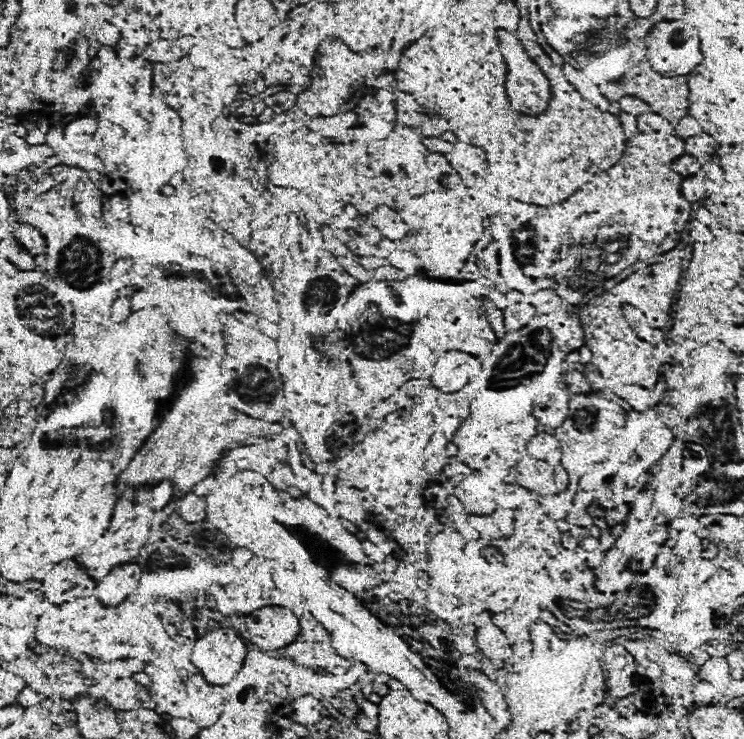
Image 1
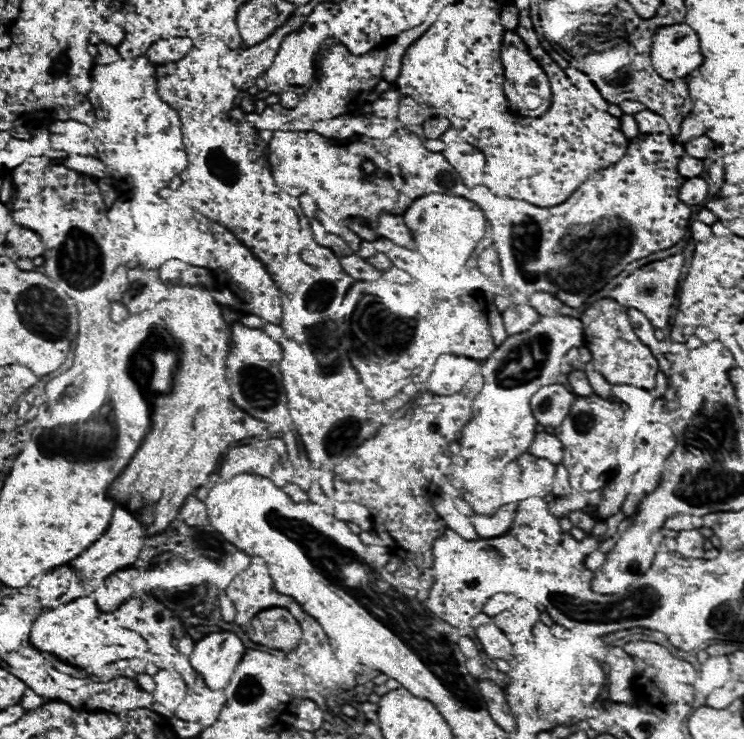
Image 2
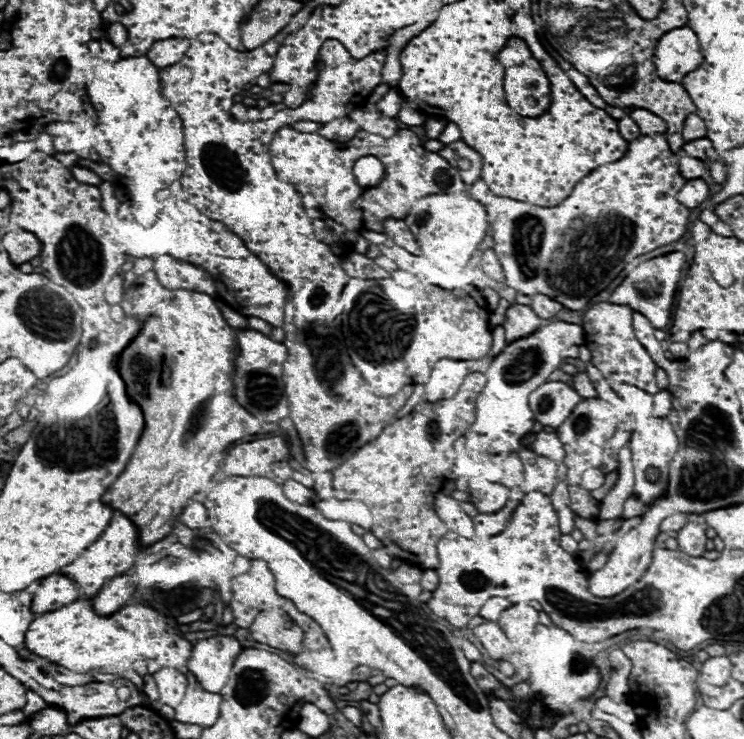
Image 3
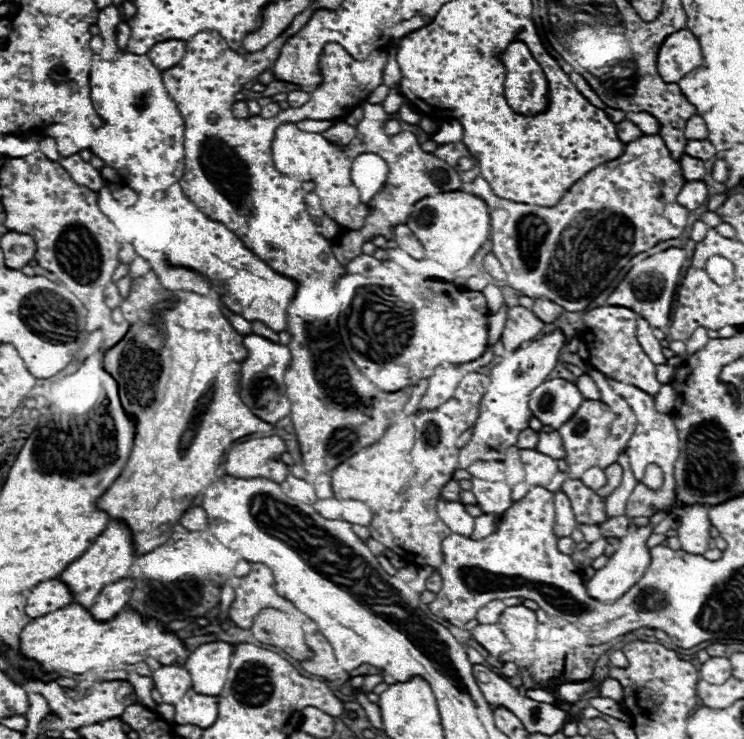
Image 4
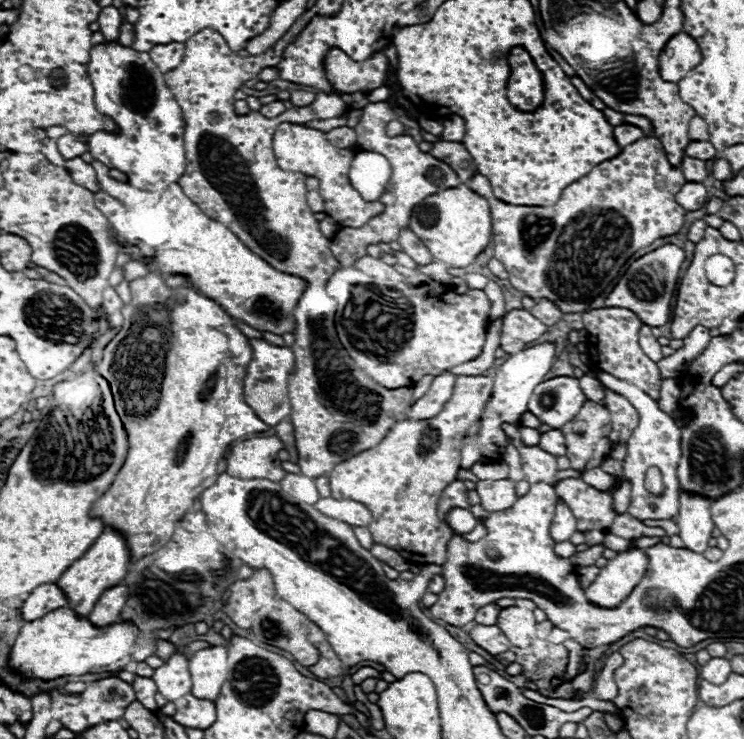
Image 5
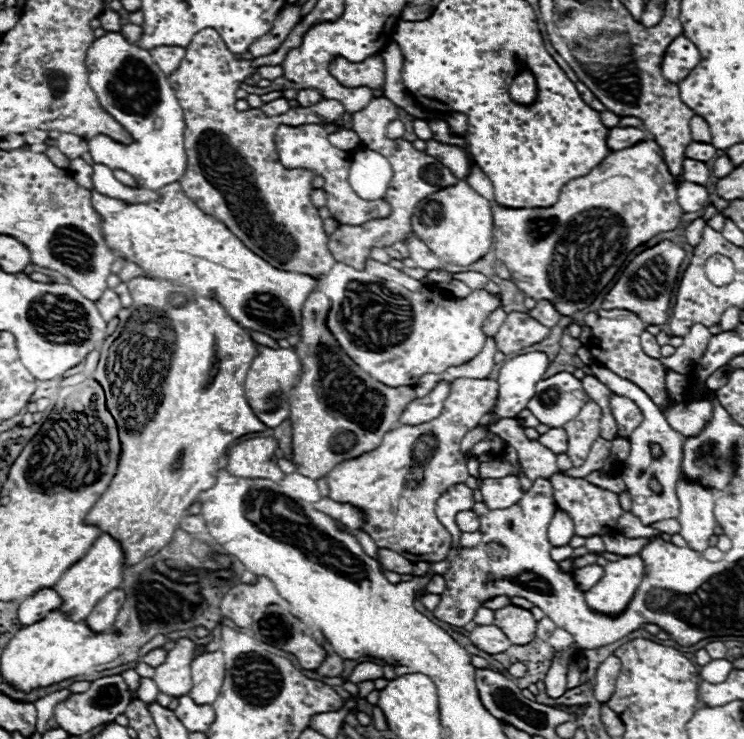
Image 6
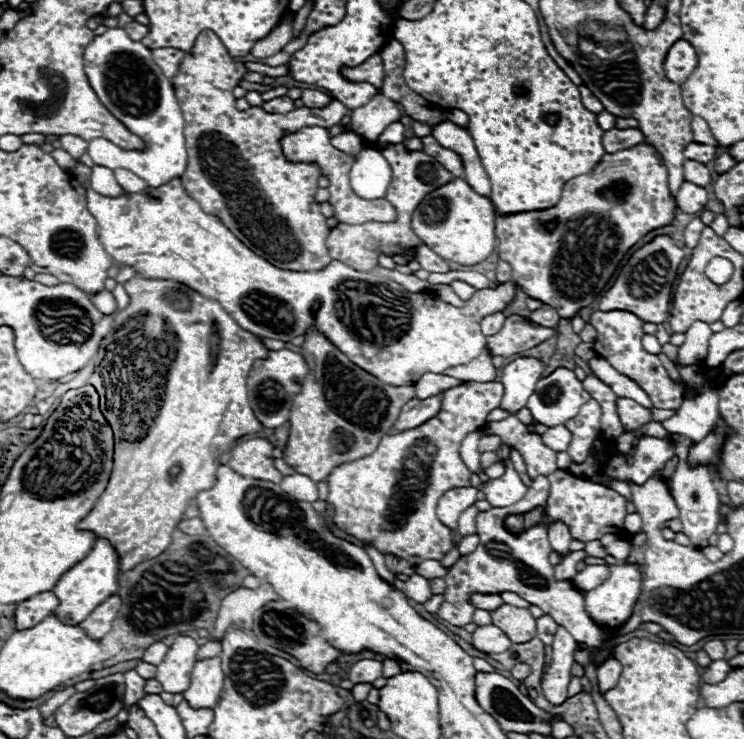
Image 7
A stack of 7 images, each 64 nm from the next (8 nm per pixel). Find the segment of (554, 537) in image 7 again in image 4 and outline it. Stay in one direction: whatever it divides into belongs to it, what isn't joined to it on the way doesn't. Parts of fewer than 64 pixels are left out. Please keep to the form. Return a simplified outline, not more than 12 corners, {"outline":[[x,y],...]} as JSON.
{"outline":[[564,492],[554,494],[558,538],[570,536],[578,522]]}

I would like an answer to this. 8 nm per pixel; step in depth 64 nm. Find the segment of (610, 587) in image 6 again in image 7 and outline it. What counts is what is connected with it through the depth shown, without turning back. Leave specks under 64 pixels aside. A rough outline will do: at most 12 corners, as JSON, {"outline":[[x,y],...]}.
{"outline":[[638,564],[608,566],[606,582],[586,592],[598,624],[628,620],[640,592]]}

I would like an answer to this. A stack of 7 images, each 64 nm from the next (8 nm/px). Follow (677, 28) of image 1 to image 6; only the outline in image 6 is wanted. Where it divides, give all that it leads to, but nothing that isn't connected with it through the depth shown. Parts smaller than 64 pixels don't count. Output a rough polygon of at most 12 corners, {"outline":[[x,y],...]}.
{"outline":[[686,36],[672,40],[662,58],[670,82],[684,80],[700,62],[700,52]]}

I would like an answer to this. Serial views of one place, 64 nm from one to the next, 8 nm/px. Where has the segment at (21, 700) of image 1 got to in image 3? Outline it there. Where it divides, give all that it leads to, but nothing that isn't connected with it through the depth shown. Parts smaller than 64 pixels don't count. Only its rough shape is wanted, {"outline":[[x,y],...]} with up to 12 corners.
{"outline":[[32,690],[26,694],[22,712],[26,718],[48,704]]}

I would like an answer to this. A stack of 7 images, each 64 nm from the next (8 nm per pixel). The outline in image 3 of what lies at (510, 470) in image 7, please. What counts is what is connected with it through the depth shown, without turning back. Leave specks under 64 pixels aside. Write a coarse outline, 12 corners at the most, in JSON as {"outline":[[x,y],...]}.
{"outline":[[492,484],[486,492],[470,490],[470,502],[480,514],[506,506],[508,490]]}

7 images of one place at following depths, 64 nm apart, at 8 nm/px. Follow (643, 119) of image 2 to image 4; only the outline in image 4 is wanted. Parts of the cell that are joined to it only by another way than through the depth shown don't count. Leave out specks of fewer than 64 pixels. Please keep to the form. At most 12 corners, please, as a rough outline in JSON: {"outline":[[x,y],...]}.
{"outline":[[630,112],[634,122],[642,134],[658,134],[658,122],[646,112]]}

